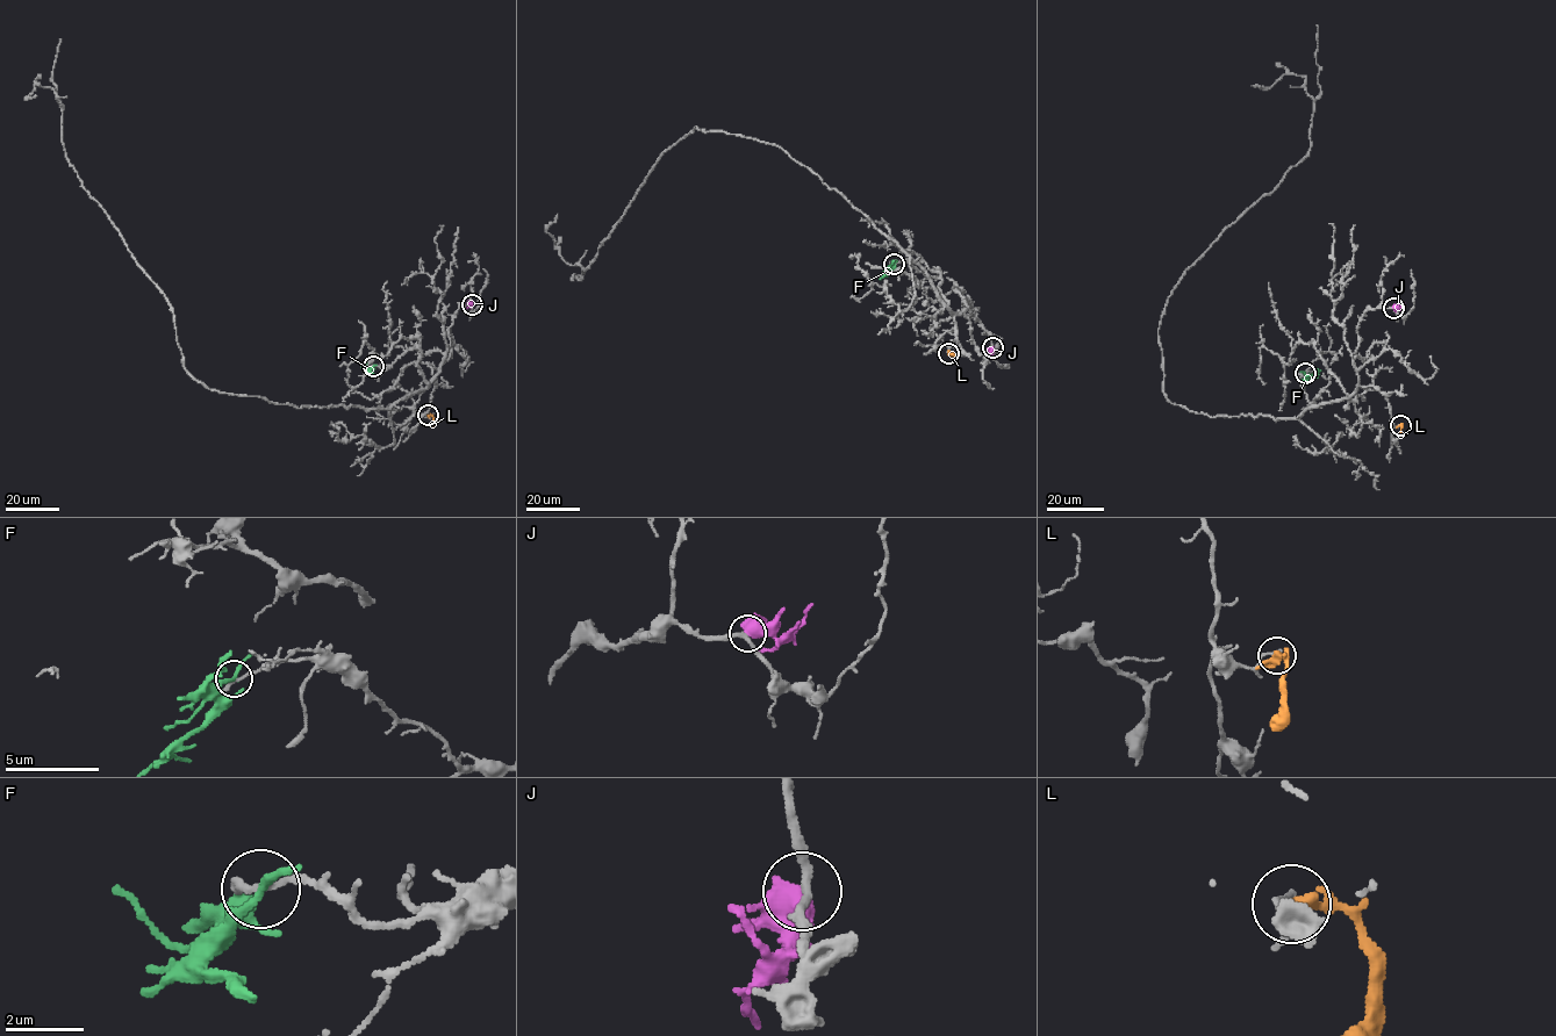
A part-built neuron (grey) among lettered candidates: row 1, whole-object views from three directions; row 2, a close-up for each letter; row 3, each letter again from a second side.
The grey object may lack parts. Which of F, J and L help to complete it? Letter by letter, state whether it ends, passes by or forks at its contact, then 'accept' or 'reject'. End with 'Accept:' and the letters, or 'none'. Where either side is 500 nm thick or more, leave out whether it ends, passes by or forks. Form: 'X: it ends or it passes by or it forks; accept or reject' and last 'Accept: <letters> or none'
F: it passes by; reject
J: it passes by; reject
L: it forks; reject
Accept: none

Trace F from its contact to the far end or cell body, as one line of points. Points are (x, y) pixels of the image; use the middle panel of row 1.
F: (894, 264), (880, 279)

